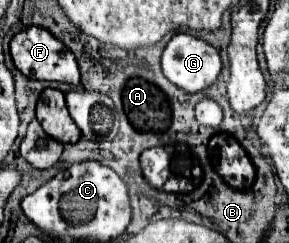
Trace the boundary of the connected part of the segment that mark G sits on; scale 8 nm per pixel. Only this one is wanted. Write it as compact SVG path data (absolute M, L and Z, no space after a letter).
M179 32L167 42L163 56L161 56L161 66L163 66L163 74L167 76L169 82L173 82L179 88L183 88L185 92L193 94L193 92L201 92L201 90L209 88L215 82L215 78L221 72L221 56L219 56L217 48L211 46L209 42L199 40L187 32Z

